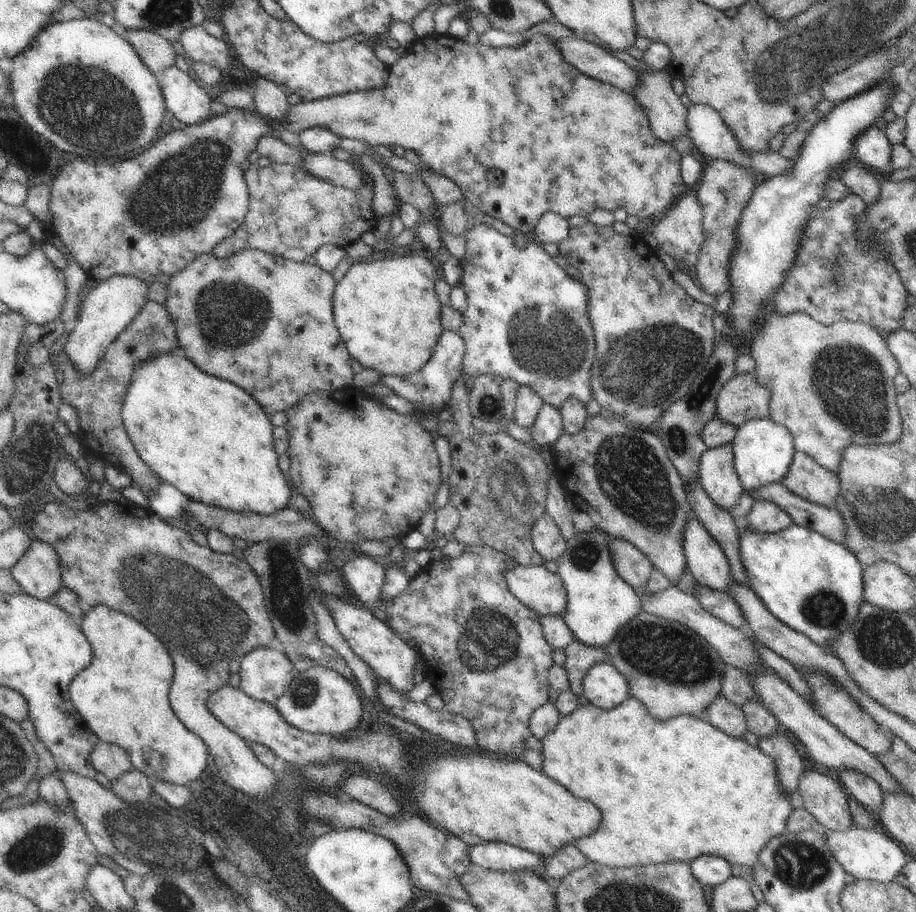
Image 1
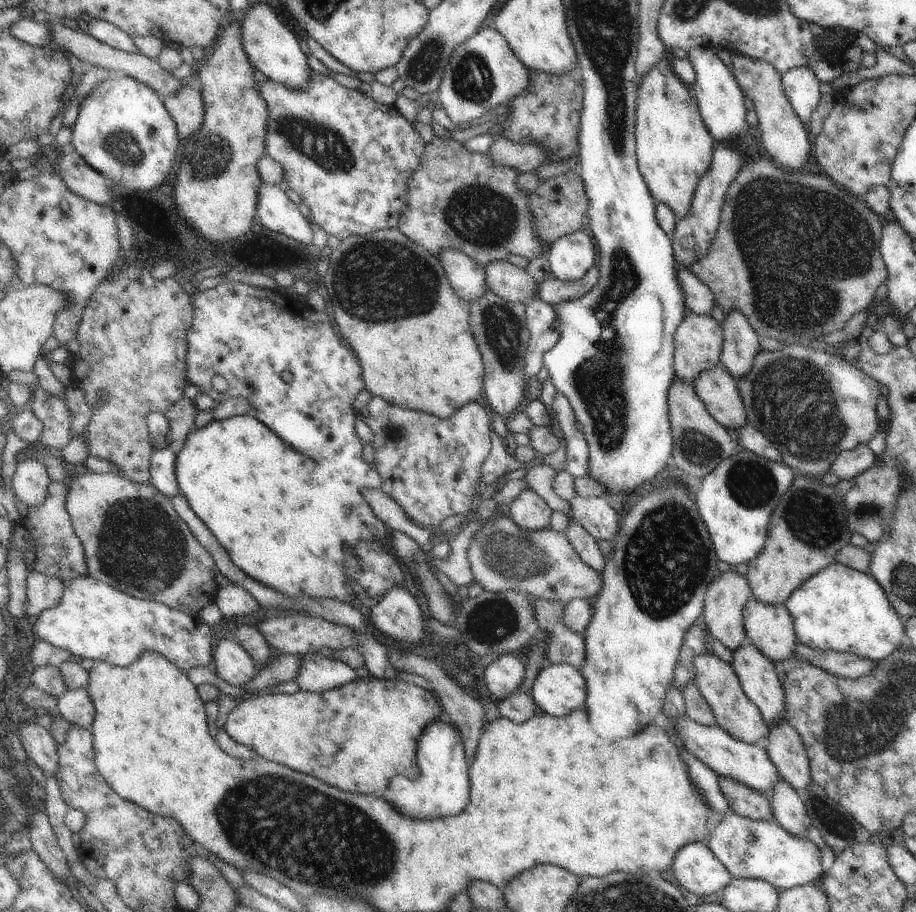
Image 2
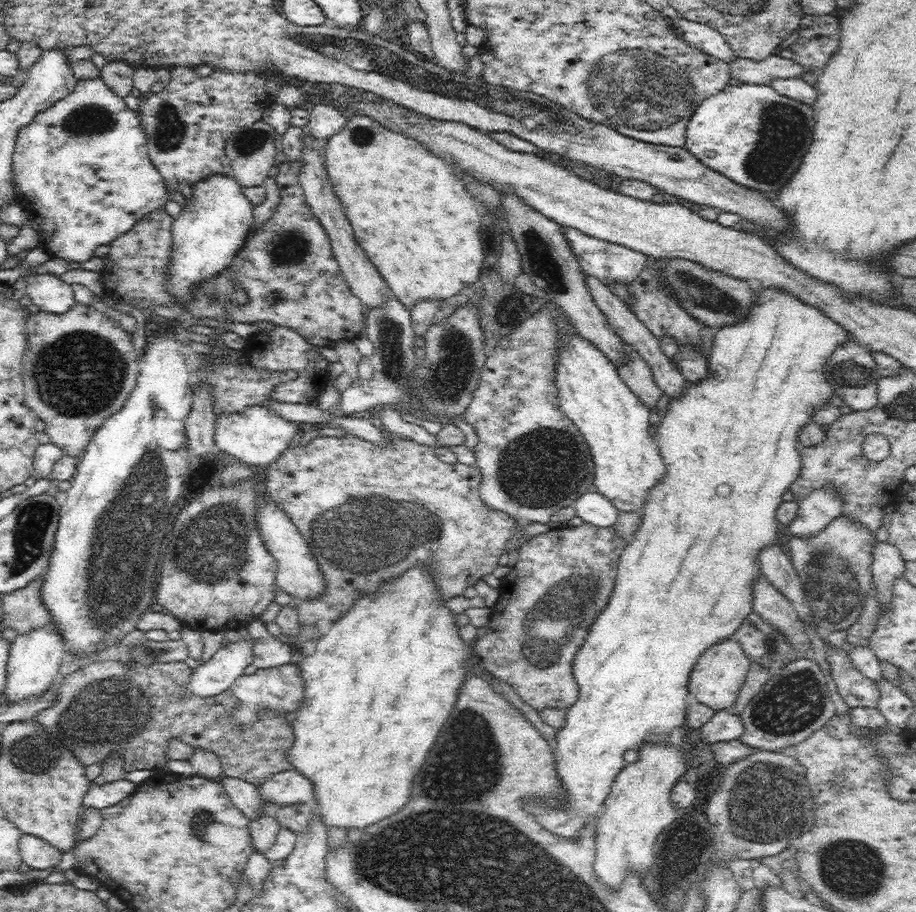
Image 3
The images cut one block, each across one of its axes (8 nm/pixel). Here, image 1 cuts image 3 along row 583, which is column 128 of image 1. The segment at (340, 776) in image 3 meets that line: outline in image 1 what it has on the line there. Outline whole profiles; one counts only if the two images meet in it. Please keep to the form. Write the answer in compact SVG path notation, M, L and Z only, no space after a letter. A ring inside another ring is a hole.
M168 352L152 356L132 374L121 409L124 428L136 453L164 483L172 484L189 500L224 510L269 516L286 509L294 496L288 478L280 472L274 450L271 418L240 386L201 372L188 358Z

